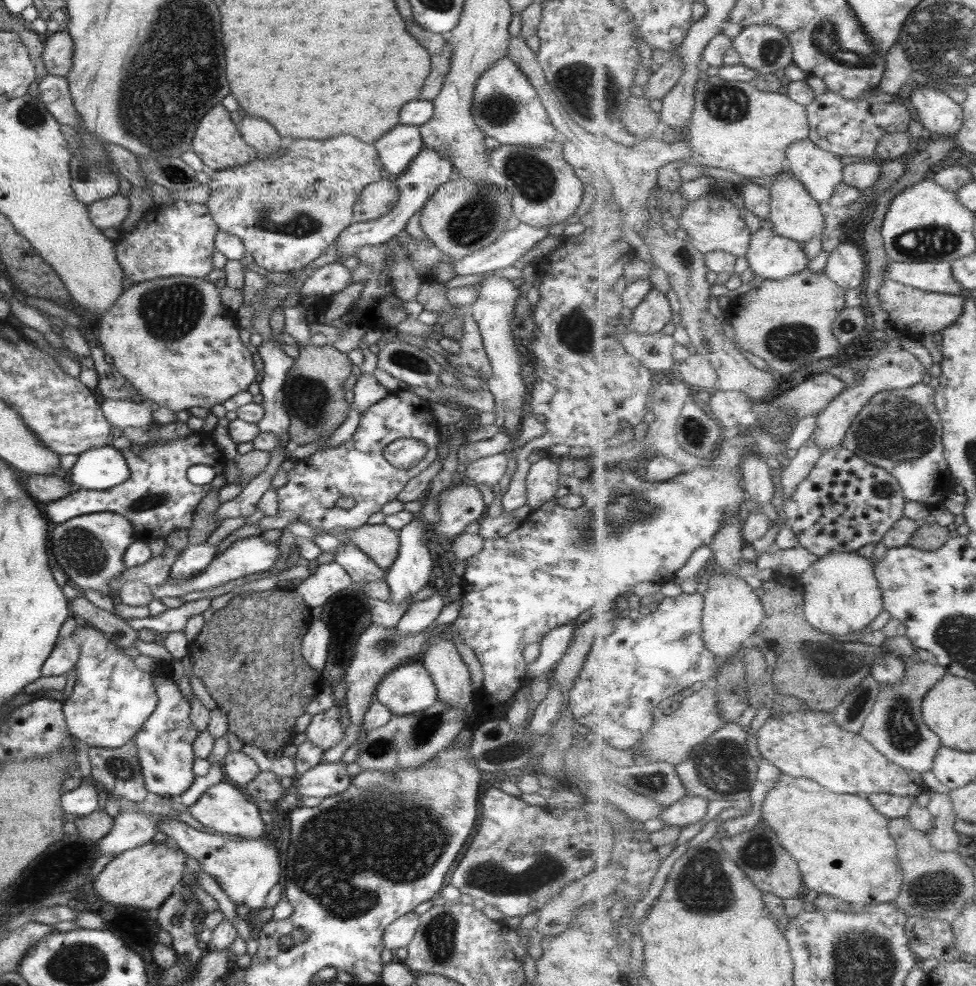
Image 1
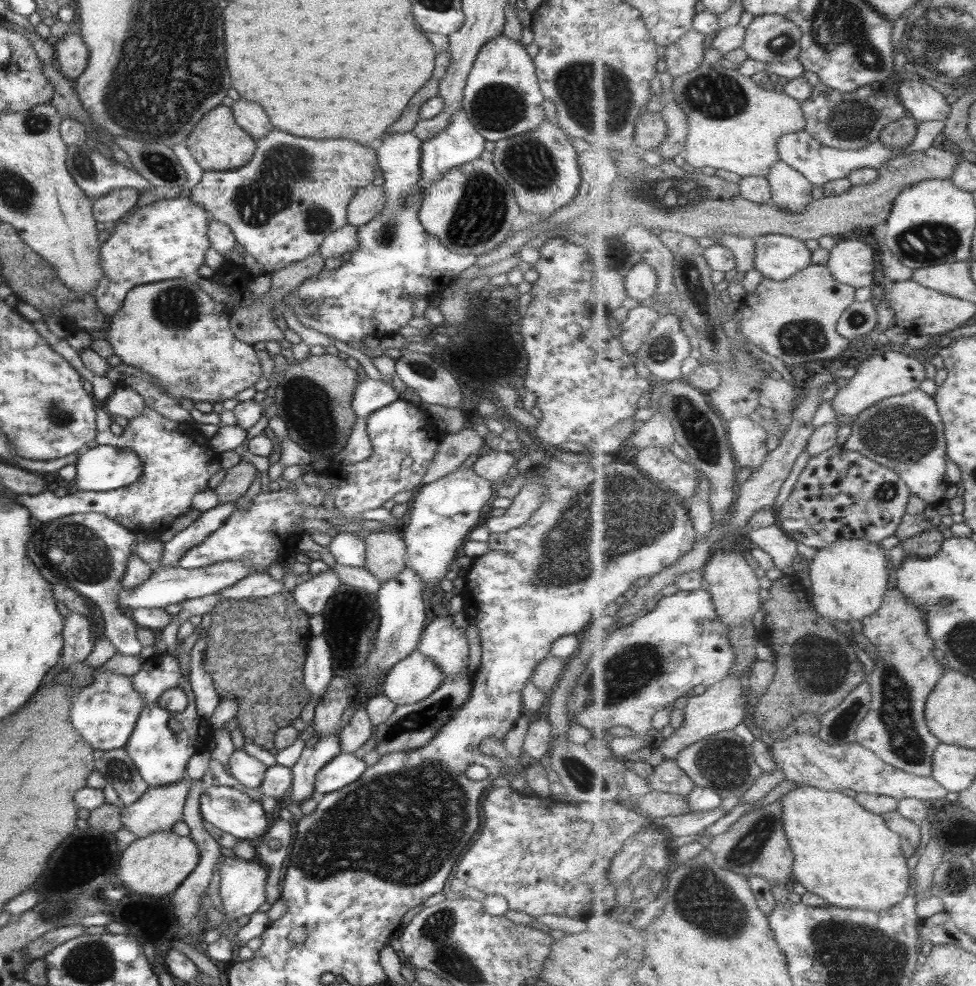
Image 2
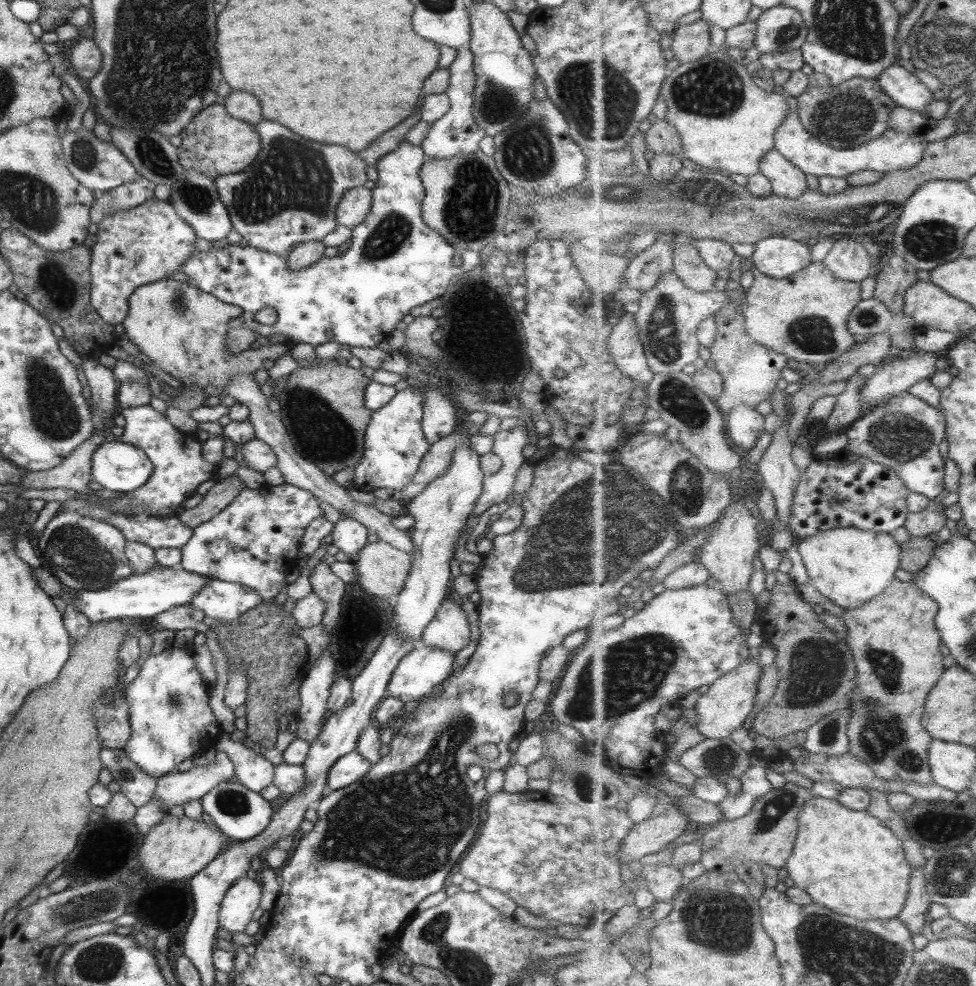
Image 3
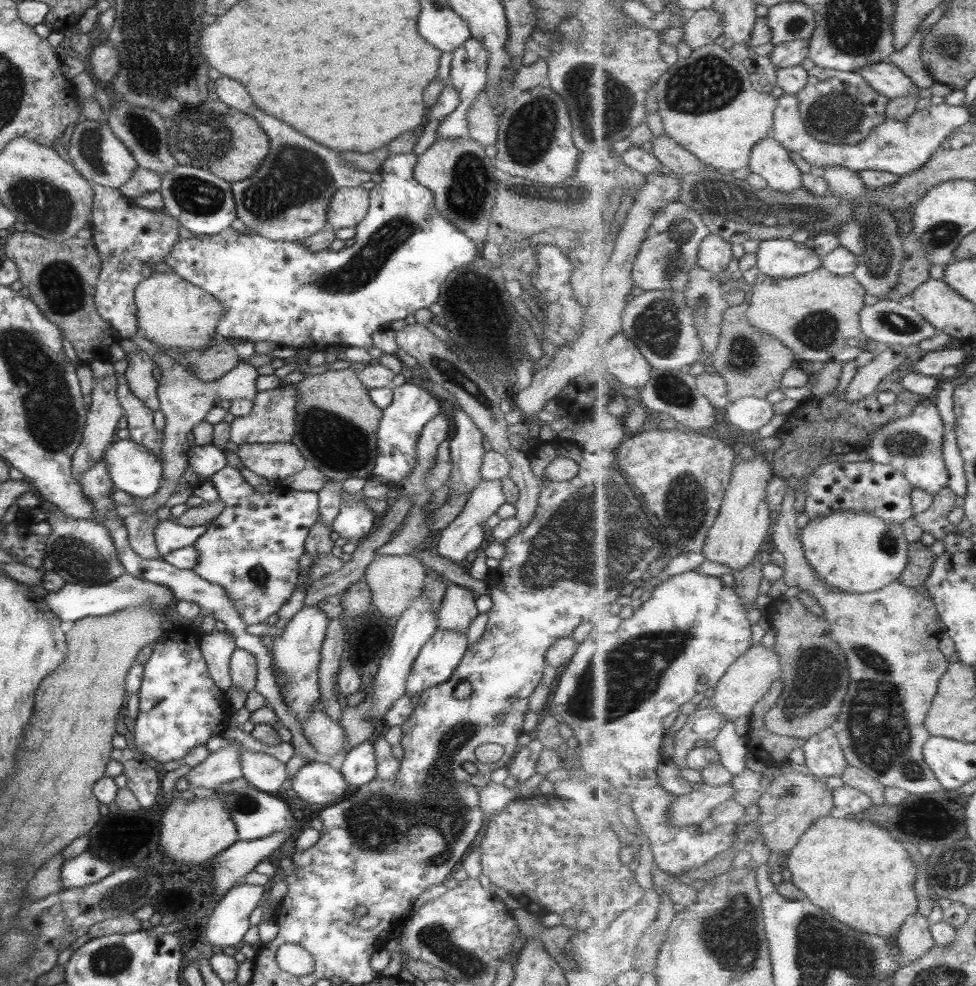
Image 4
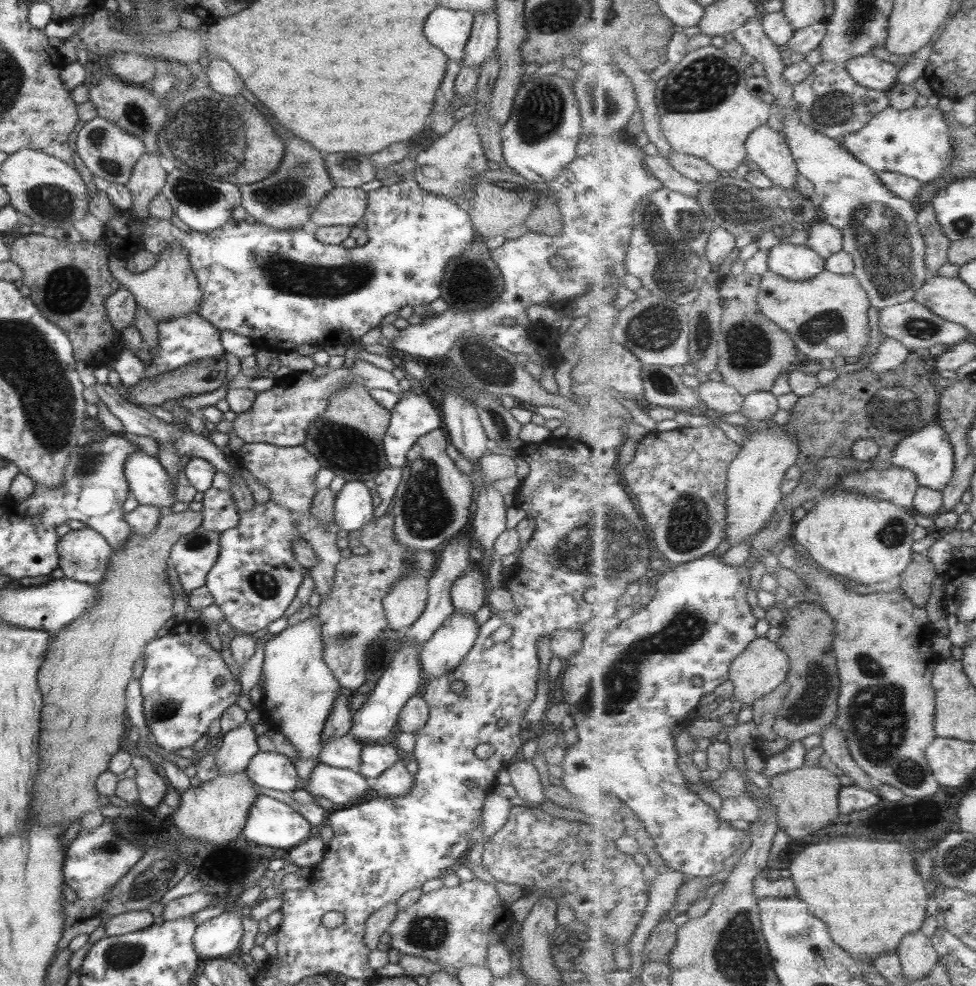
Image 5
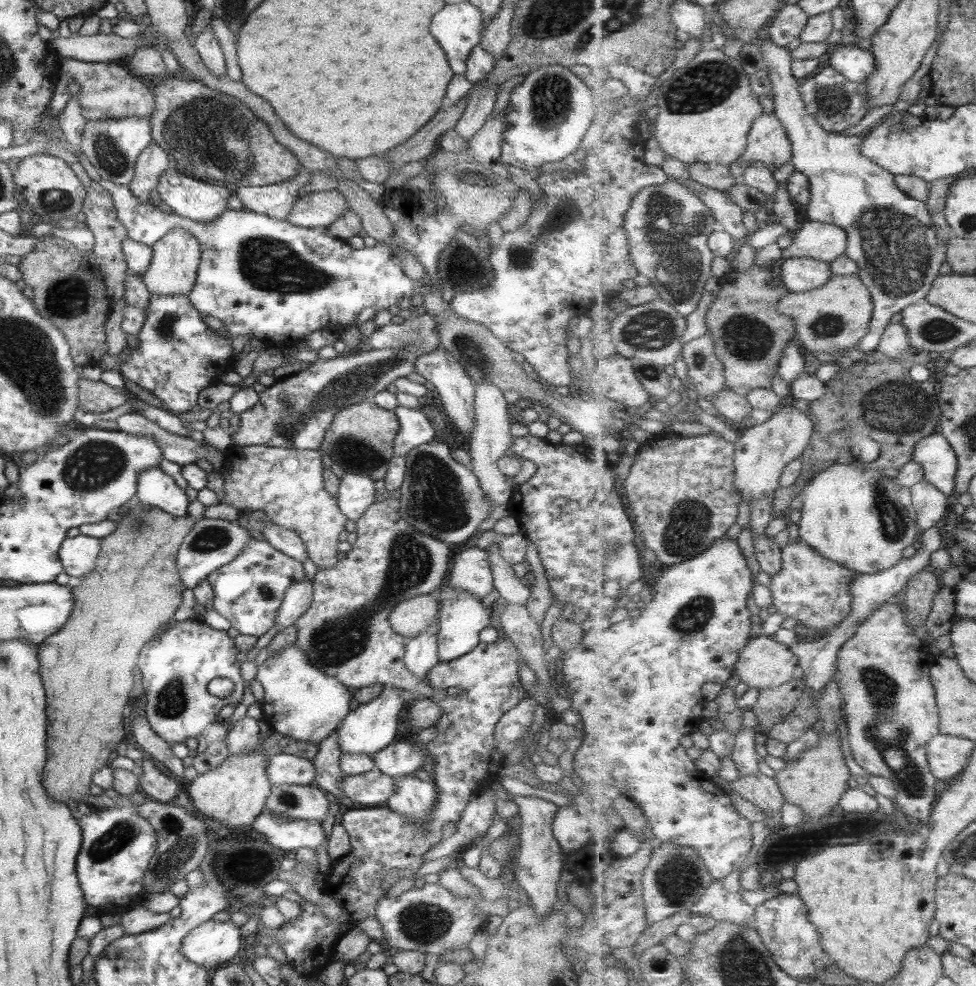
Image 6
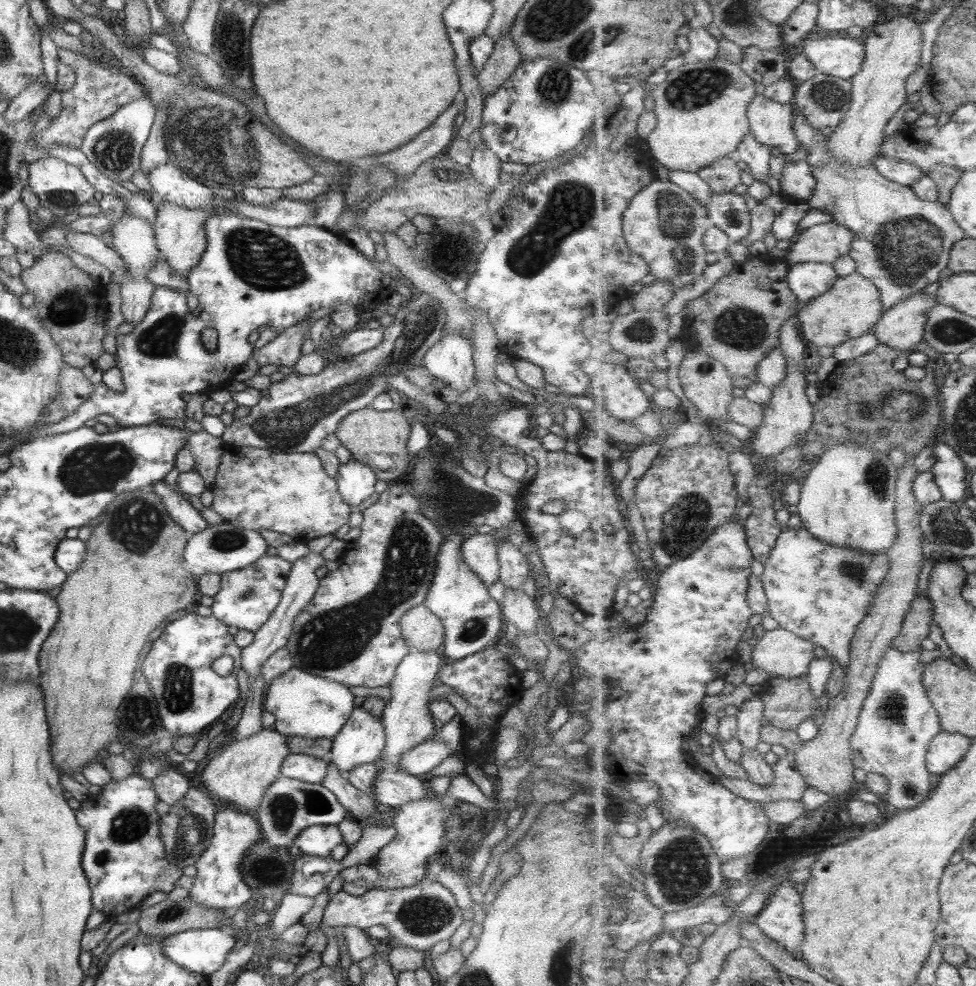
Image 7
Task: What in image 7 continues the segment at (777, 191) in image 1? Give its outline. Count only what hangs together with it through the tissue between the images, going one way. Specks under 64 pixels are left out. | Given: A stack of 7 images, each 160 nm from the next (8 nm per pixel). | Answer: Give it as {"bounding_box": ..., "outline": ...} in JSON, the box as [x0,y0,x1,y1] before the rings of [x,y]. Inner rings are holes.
{"bounding_box":[748,93,799,154],"outline":[[[764,93],[756,95],[749,107],[748,118],[750,122],[750,132],[755,134],[755,139],[761,145],[767,145],[771,149],[780,151],[781,154],[793,154],[799,148],[799,140],[794,130],[794,114],[796,108],[793,103],[781,104],[767,98]]]}

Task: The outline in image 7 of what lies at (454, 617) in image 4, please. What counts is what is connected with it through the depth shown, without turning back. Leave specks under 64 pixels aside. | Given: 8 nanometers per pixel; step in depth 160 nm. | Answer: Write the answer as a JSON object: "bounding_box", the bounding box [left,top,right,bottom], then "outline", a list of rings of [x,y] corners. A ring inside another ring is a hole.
{"bounding_box":[460,532,499,586],"outline":[[[494,532],[476,533],[460,544],[460,555],[485,586],[491,586],[498,580],[498,560],[496,557],[496,542],[499,540]]]}

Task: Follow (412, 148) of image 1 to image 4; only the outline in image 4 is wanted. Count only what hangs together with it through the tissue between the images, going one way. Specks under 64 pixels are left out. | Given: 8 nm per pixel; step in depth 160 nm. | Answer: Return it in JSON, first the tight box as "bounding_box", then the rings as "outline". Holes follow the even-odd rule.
{"bounding_box":[163,152,477,352],"outline":[[[409,152],[407,154],[390,154],[382,163],[377,173],[381,177],[381,182],[368,190],[368,209],[366,215],[354,226],[353,244],[349,248],[342,248],[336,252],[329,249],[321,251],[307,251],[301,242],[275,242],[268,238],[257,236],[256,234],[245,235],[239,231],[234,231],[231,227],[226,228],[210,236],[209,239],[183,239],[179,238],[175,246],[169,252],[169,255],[163,259],[166,265],[169,265],[172,272],[179,278],[186,280],[189,284],[199,287],[206,294],[215,297],[215,300],[221,304],[224,312],[218,319],[215,330],[218,336],[231,338],[244,338],[252,343],[267,340],[277,345],[292,346],[294,349],[302,349],[311,352],[325,351],[328,348],[335,347],[357,347],[368,349],[372,346],[371,334],[373,332],[389,329],[390,322],[393,320],[403,320],[405,316],[414,313],[419,308],[428,308],[433,302],[437,302],[437,292],[440,292],[440,284],[449,276],[453,270],[465,265],[469,265],[477,258],[477,248],[475,242],[471,242],[460,230],[457,230],[450,222],[438,215],[433,206],[433,195],[429,190],[418,184],[412,176],[416,164],[417,156]]]}

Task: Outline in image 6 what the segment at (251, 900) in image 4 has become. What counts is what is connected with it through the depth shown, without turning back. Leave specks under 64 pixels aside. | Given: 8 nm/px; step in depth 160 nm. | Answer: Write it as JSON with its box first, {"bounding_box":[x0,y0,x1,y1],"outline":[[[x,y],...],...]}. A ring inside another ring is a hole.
{"bounding_box":[181,919,241,969],"outline":[[[209,919],[188,932],[181,941],[181,952],[187,960],[207,969],[232,962],[241,946],[239,927],[230,920]]]}

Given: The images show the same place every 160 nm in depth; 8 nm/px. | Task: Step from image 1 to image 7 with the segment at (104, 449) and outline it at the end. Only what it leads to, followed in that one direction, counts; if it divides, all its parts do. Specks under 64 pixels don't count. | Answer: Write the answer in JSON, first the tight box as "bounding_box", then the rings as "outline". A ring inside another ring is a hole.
{"bounding_box":[151,479,208,534],"outline":[[[163,479],[155,481],[151,487],[163,503],[169,518],[177,523],[177,526],[180,526],[185,533],[195,534],[208,525],[188,500],[179,497],[177,488],[169,486]]]}

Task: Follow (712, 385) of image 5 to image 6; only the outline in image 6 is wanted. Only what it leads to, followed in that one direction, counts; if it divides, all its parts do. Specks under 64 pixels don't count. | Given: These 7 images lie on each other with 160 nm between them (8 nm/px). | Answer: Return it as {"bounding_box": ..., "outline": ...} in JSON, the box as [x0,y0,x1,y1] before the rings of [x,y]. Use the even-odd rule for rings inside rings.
{"bounding_box":[712,388,755,426],"outline":[[[725,388],[712,400],[712,405],[719,415],[734,426],[738,423],[747,424],[747,416],[755,409],[746,395],[739,394],[731,388]]]}

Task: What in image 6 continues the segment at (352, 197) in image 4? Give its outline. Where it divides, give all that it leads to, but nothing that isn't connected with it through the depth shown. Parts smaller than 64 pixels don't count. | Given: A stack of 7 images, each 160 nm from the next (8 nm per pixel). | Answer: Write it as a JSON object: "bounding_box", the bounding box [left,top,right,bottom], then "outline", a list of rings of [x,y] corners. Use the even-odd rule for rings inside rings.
{"bounding_box":[286,189,350,228],"outline":[[[337,189],[315,192],[297,198],[286,221],[305,228],[327,228],[346,210],[350,208]]]}

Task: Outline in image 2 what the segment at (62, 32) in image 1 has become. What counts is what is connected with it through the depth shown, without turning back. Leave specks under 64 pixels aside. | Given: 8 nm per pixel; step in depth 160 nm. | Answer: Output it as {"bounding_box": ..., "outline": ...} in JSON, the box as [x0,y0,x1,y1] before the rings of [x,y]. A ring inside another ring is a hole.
{"bounding_box":[55,32,88,80],"outline":[[[67,32],[55,42],[55,60],[58,71],[68,80],[75,80],[87,64],[88,50],[78,34]]]}

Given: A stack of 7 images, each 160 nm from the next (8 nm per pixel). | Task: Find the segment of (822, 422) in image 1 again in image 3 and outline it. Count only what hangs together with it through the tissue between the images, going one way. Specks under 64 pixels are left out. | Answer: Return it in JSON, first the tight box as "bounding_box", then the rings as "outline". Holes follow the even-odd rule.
{"bounding_box":[862,350,940,403],"outline":[[[919,350],[917,353],[906,357],[892,357],[891,360],[881,364],[878,371],[871,375],[862,386],[863,402],[875,403],[879,399],[908,392],[917,382],[931,378],[938,371],[937,362],[939,362],[940,354]]]}

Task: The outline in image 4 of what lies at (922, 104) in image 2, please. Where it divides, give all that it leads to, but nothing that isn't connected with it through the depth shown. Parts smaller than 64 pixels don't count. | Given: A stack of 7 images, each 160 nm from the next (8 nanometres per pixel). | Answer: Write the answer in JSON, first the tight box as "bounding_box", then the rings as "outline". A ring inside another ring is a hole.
{"bounding_box":[859,62,925,98],"outline":[[[876,62],[868,64],[859,70],[867,82],[877,92],[884,94],[887,98],[899,98],[908,94],[925,94],[914,82],[905,74],[901,67],[893,63]]]}

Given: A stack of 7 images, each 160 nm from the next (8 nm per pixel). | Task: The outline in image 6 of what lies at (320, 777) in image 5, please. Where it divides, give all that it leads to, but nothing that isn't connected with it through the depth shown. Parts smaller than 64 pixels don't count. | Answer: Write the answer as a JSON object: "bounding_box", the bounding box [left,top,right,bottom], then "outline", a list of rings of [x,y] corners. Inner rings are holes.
{"bounding_box":[336,767,394,807],"outline":[[[373,767],[369,772],[353,776],[343,775],[336,785],[344,798],[355,804],[375,807],[392,793],[394,779]]]}

